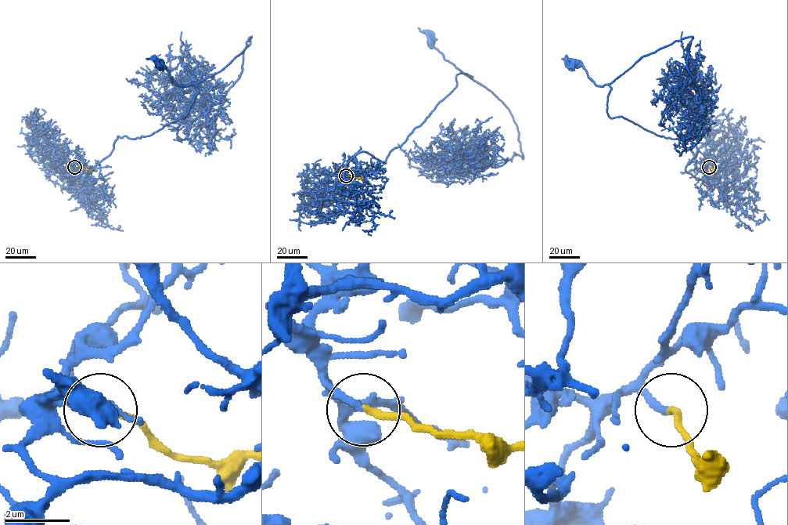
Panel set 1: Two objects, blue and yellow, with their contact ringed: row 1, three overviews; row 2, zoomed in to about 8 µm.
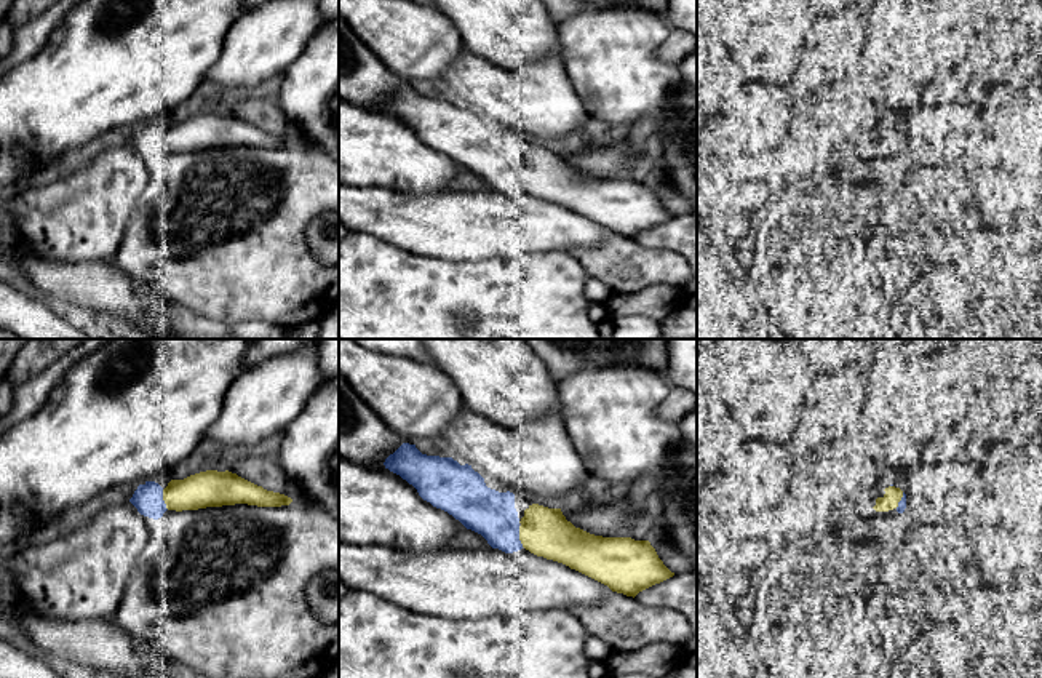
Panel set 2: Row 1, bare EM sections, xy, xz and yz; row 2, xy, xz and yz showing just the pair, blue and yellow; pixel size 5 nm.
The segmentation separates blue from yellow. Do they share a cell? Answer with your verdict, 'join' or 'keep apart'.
join

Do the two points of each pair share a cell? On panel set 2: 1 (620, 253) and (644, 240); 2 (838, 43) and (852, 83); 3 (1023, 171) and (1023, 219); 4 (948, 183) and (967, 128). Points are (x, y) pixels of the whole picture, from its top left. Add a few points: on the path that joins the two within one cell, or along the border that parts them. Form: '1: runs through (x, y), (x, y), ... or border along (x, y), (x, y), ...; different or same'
1: border along (633, 240), (643, 247), (675, 253); different
2: border along (852, 69), (819, 95); different
3: runs through (1023, 183), (1023, 208); same
4: border along (916, 162), (958, 163); different

